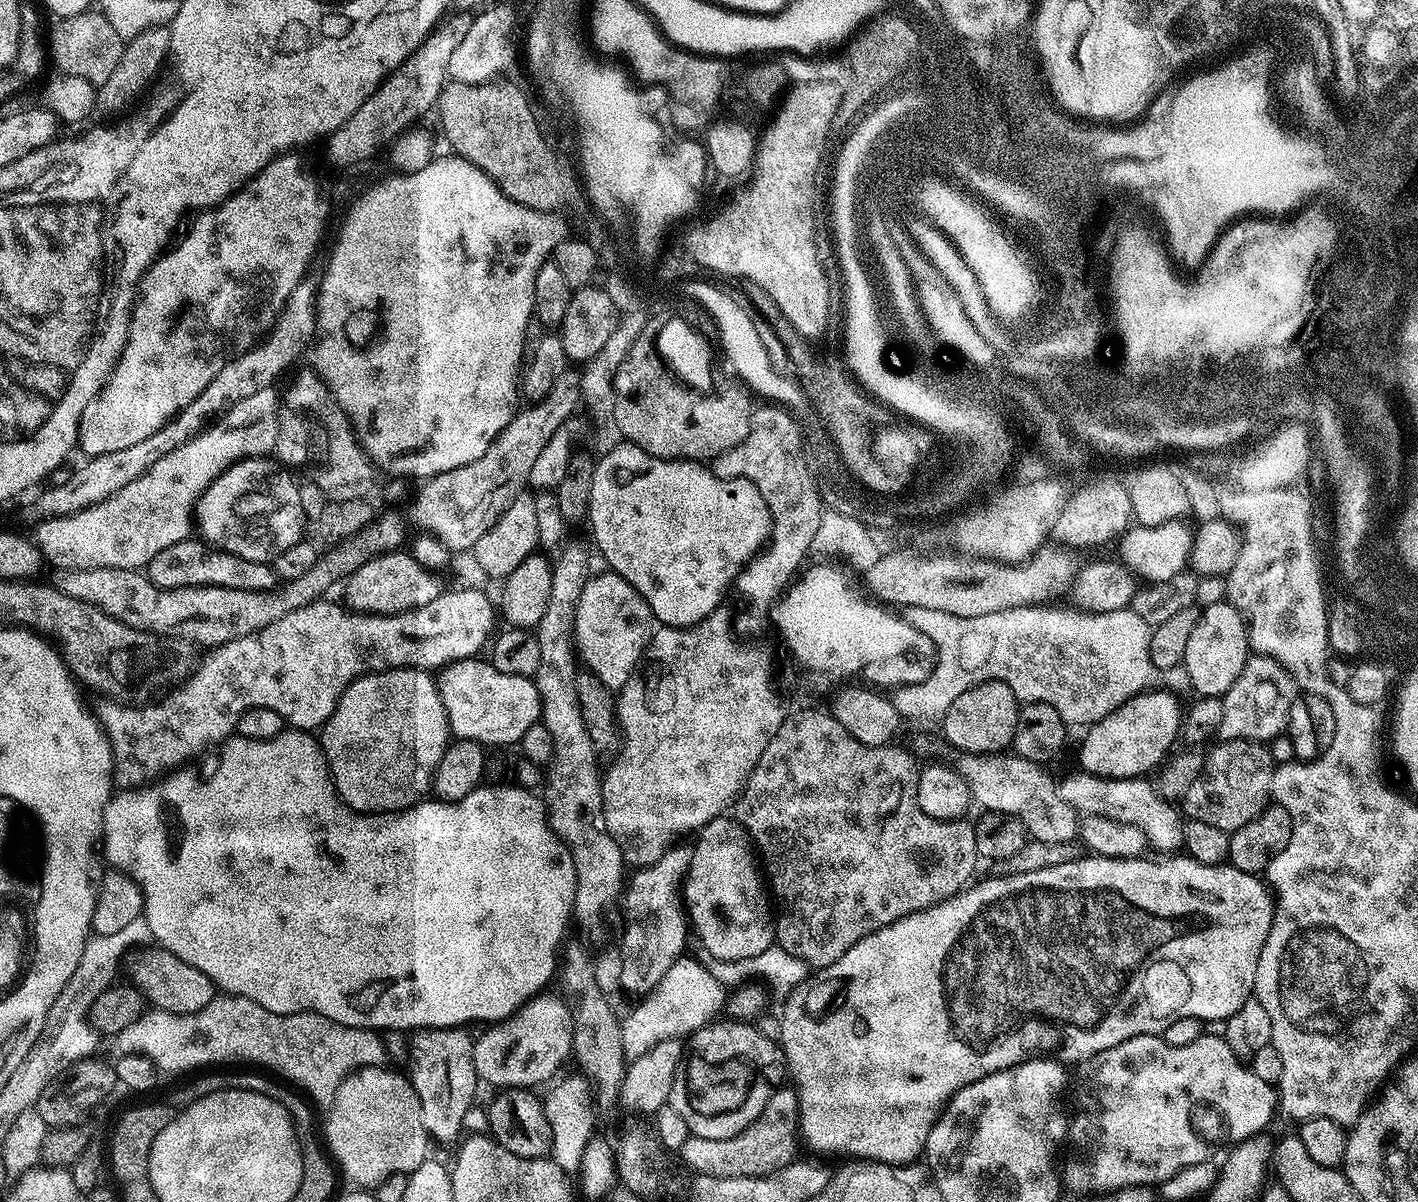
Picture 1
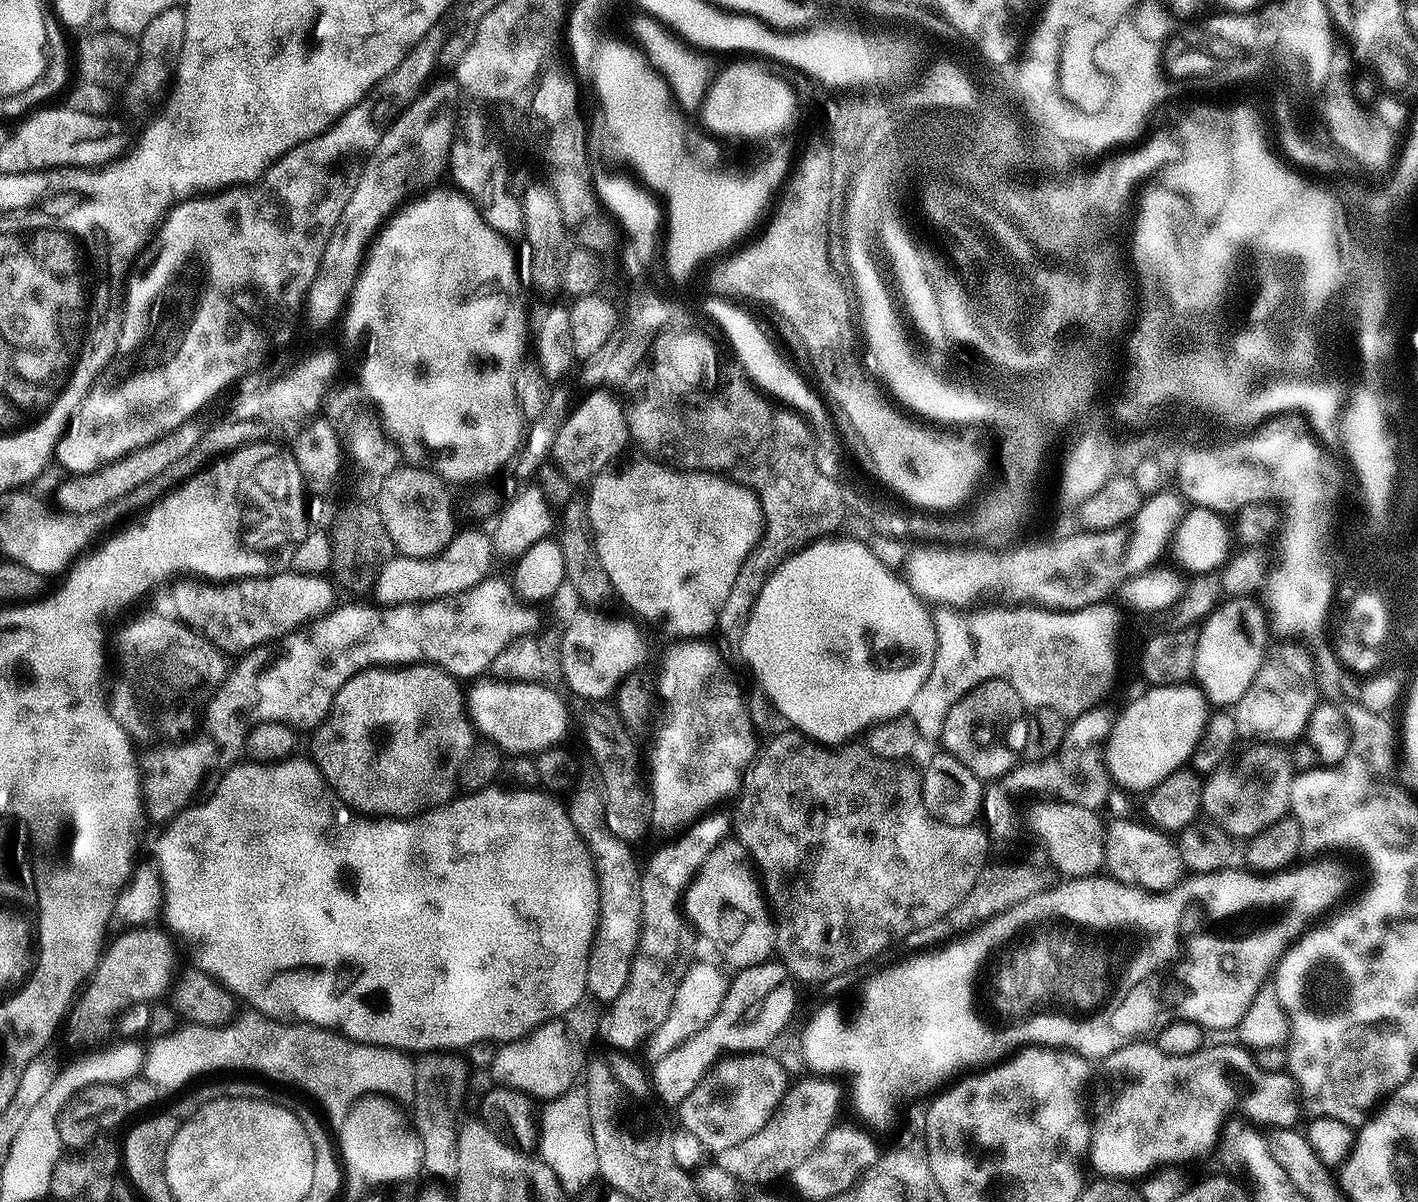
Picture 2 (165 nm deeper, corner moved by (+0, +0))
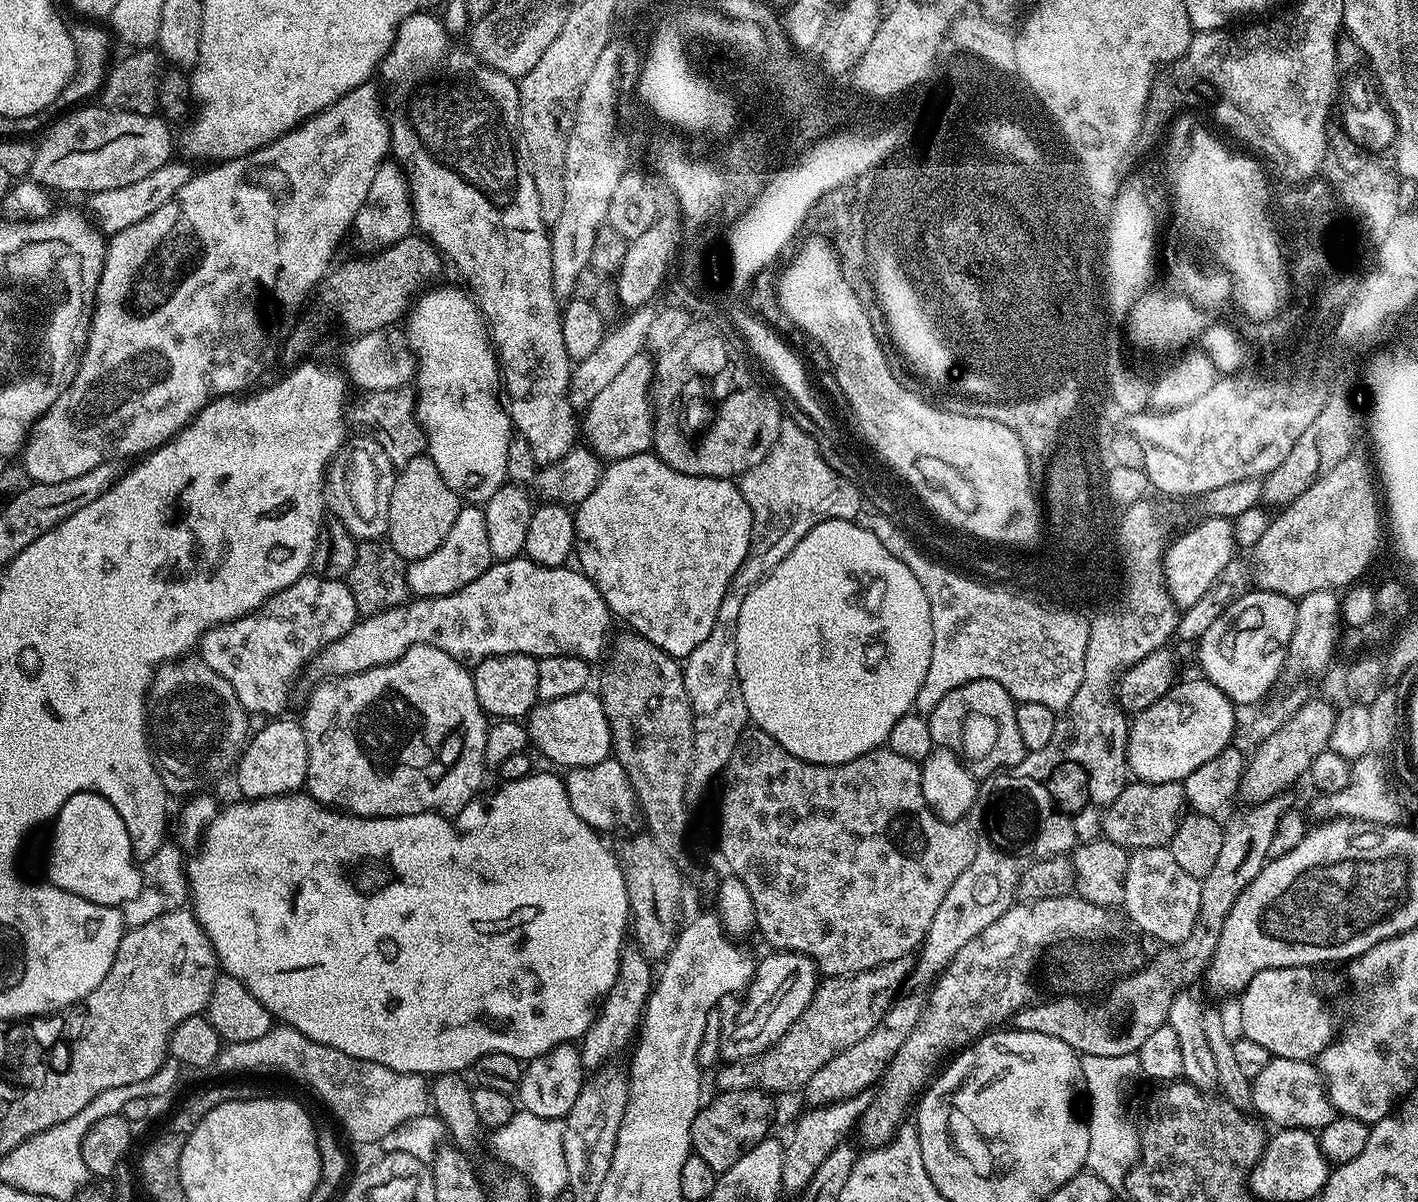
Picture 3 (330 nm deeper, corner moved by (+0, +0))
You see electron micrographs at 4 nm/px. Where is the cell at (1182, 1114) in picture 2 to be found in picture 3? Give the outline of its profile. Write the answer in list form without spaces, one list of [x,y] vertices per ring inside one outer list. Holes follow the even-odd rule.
[[[1278,1058],[1272,1061],[1251,1081],[1252,1105],[1269,1120],[1277,1129],[1307,1128],[1319,1130],[1336,1117],[1337,1110],[1330,1102],[1328,1089],[1324,1086],[1324,1077],[1319,1067],[1311,1060]]]

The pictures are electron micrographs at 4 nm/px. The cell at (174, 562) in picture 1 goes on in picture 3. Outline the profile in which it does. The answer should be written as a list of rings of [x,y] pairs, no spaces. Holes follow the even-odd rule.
[[[305,574],[281,592],[276,592],[260,608],[237,620],[208,628],[200,636],[198,645],[199,659],[210,666],[230,686],[234,686],[234,694],[238,694],[238,702],[245,712],[264,716],[260,718],[276,718],[288,704],[288,691],[292,688],[292,679],[330,642],[338,642],[342,634],[353,628],[358,619],[354,594],[350,594],[344,580],[327,580],[315,574]]]

